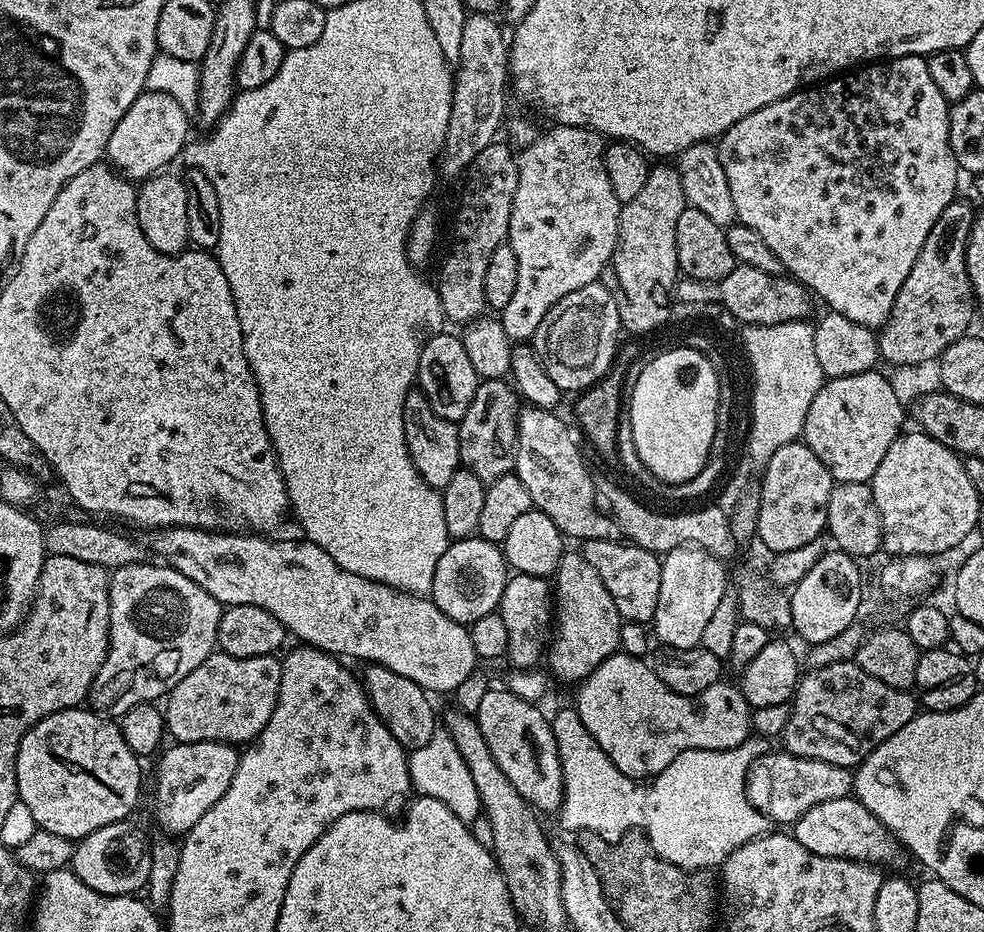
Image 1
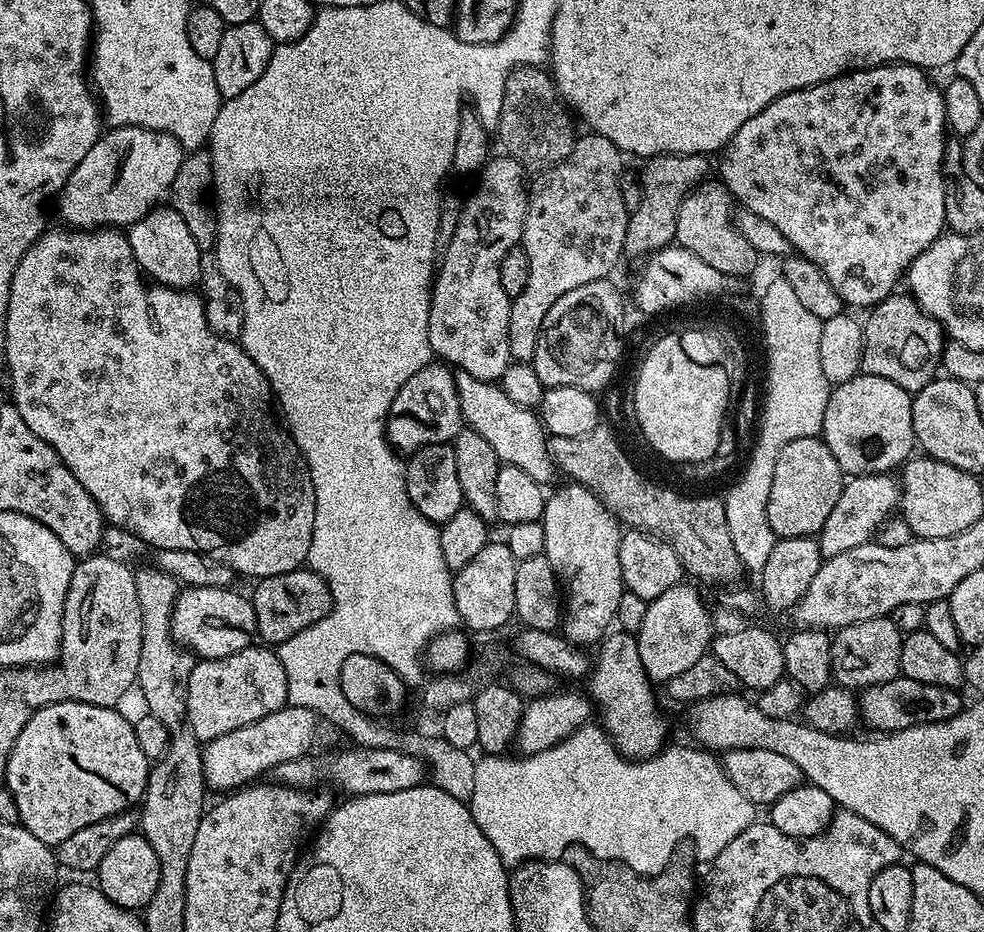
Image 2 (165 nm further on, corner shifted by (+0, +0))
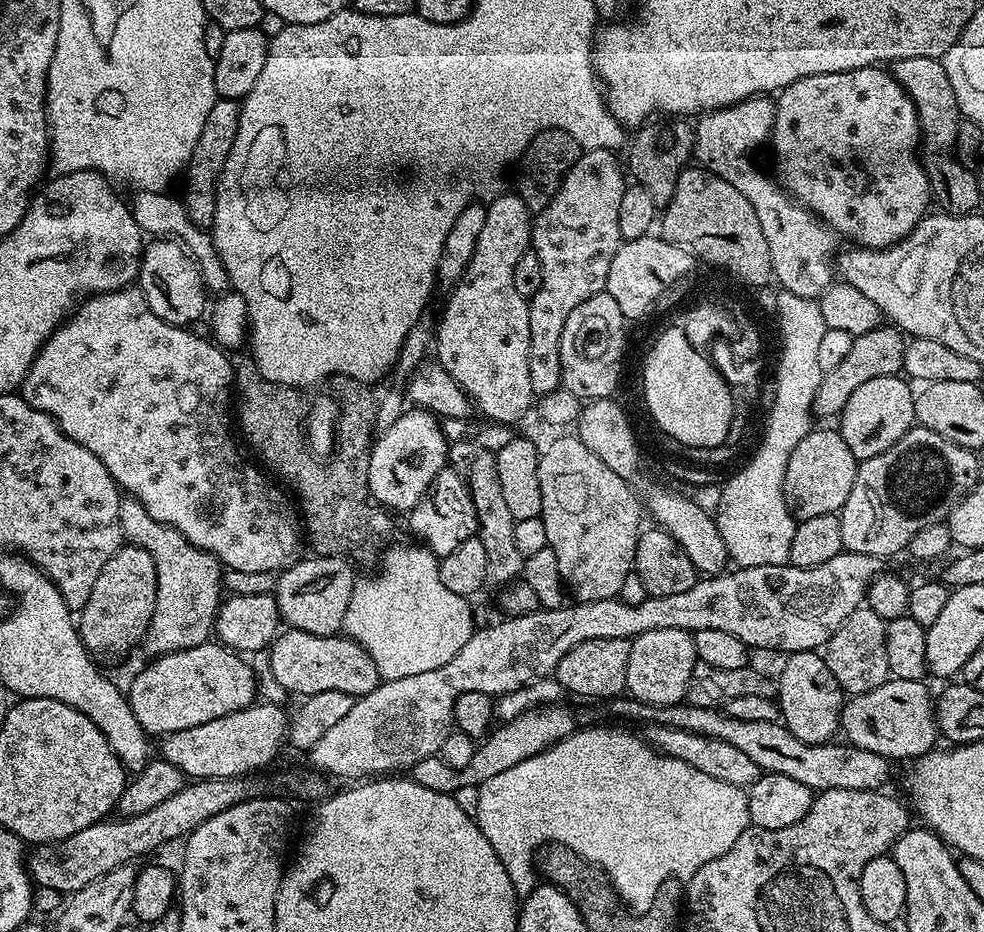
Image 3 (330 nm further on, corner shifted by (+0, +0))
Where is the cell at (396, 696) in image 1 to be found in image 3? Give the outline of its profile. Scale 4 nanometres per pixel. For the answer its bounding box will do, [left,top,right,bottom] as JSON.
[267,628,382,698]

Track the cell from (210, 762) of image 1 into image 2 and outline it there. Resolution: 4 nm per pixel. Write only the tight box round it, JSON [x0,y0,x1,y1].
[202,706,318,794]

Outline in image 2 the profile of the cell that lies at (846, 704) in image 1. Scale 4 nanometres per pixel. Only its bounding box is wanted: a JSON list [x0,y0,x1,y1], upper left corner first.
[858,674,966,733]

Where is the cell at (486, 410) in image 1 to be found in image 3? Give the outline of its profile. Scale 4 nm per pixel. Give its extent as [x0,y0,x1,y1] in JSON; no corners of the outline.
[448,441,524,586]

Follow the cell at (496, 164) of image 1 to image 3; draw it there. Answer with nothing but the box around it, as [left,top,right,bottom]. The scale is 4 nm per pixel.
[434,194,534,425]

